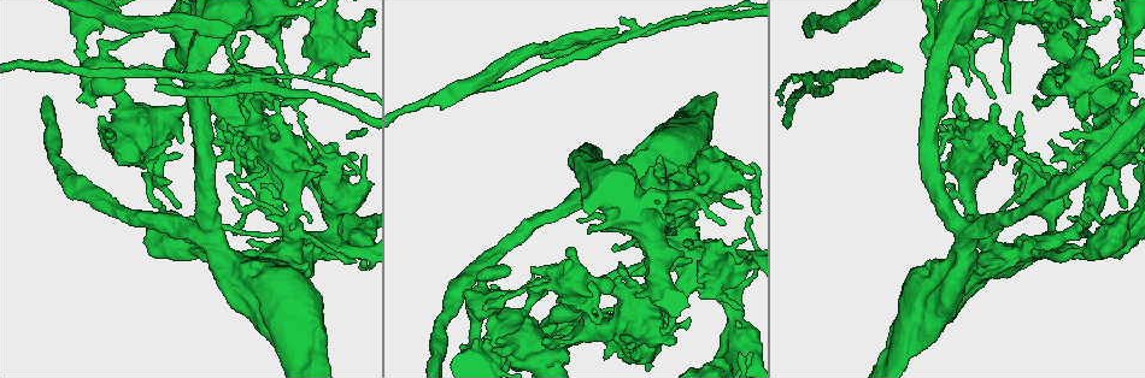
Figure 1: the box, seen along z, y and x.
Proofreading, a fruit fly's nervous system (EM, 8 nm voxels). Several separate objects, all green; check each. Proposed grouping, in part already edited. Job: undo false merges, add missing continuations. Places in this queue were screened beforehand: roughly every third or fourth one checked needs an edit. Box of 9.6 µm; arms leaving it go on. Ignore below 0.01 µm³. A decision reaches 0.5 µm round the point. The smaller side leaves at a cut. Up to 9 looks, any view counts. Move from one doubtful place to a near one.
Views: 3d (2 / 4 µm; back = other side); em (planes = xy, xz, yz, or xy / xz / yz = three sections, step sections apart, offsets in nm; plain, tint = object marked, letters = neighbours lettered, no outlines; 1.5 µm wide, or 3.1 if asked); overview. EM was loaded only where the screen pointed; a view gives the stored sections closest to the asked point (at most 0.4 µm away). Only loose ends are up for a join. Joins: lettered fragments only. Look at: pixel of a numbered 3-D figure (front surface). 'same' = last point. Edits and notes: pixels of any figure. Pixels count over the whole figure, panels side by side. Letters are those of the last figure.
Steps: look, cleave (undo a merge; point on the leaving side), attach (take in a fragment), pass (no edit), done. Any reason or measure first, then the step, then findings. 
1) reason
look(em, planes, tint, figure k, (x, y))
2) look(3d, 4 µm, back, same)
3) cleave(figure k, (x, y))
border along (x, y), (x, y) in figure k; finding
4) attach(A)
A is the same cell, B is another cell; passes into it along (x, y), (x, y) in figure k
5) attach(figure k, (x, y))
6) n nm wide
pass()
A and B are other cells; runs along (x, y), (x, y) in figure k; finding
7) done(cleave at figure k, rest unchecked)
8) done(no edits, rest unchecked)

long arm stops here
look(em, planes, letters, figure 1, (802, 27))

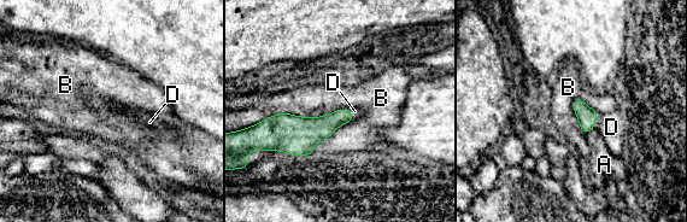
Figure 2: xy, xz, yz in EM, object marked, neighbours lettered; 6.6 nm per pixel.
attach(D)
D is the same cell, A and B are other cells; passes into it along (586, 116), (596, 120), (611, 127) in figure 2; the neuron continues

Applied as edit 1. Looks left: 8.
look(overview)

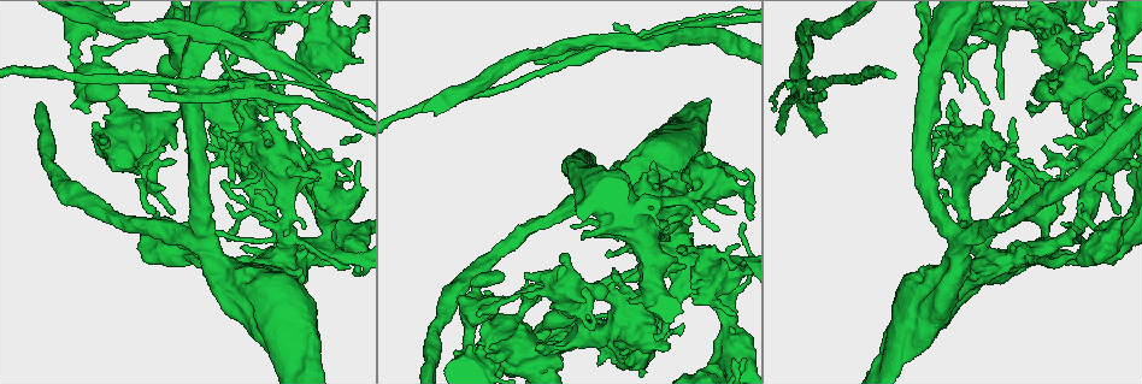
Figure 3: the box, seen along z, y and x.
thick end
look(em, xy, step 4, tint, figure 3, (961, 89))

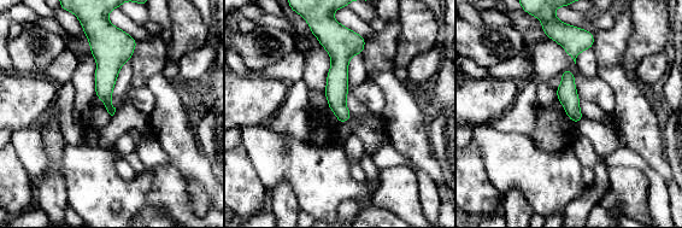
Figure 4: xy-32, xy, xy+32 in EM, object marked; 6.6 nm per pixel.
look(em, planes, letters, same)

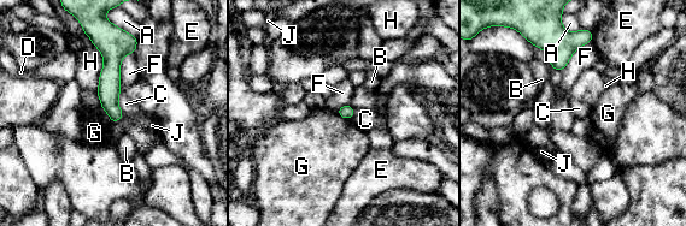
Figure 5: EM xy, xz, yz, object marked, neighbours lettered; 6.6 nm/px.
pass()
A, B, C, D, E, F, G, H and J are other cells; runs along (106, 40), (113, 119) in figure 5; none of them fits

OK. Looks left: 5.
look(em, xz, step 8, letters, figure 3, (1088, 35))

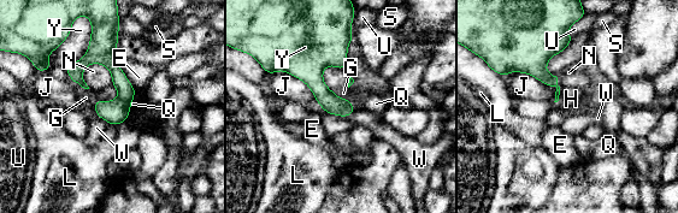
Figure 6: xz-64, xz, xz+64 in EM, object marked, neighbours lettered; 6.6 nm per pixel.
pass()
E, G, H, J, L, N, Q, S, U, W and Y are other cells; runs along (104, 34), (123, 86), (116, 122) in figure 6; none of them fits

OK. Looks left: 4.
an open end
look(em, planes, letters, figure 3, (228, 240))

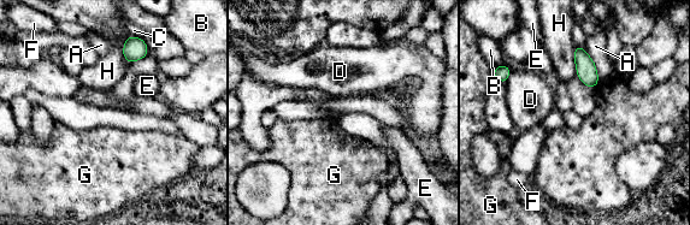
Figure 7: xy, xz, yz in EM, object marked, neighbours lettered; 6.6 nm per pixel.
pass()
A, B, C, D, E, F, G and H are other cells; border along (600, 81), (594, 87) in figure 7; none of them fits

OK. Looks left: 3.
done(attach at figure 2, rest unchecked)

